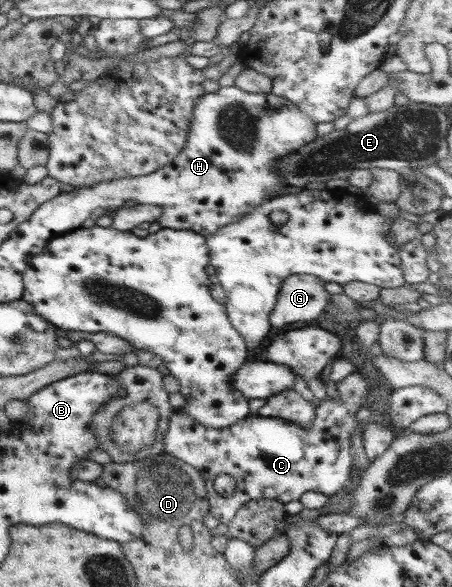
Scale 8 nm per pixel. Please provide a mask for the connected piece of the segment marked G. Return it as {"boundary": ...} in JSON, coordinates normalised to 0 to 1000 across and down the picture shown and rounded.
{"boundary":[[[686,467],[646,468],[624,475],[611,516],[606,516],[606,525],[593,540],[597,555],[624,559],[624,555],[646,552],[646,549],[677,549],[677,545],[710,542],[730,506],[717,491],[717,482],[708,474],[686,470]]]}

